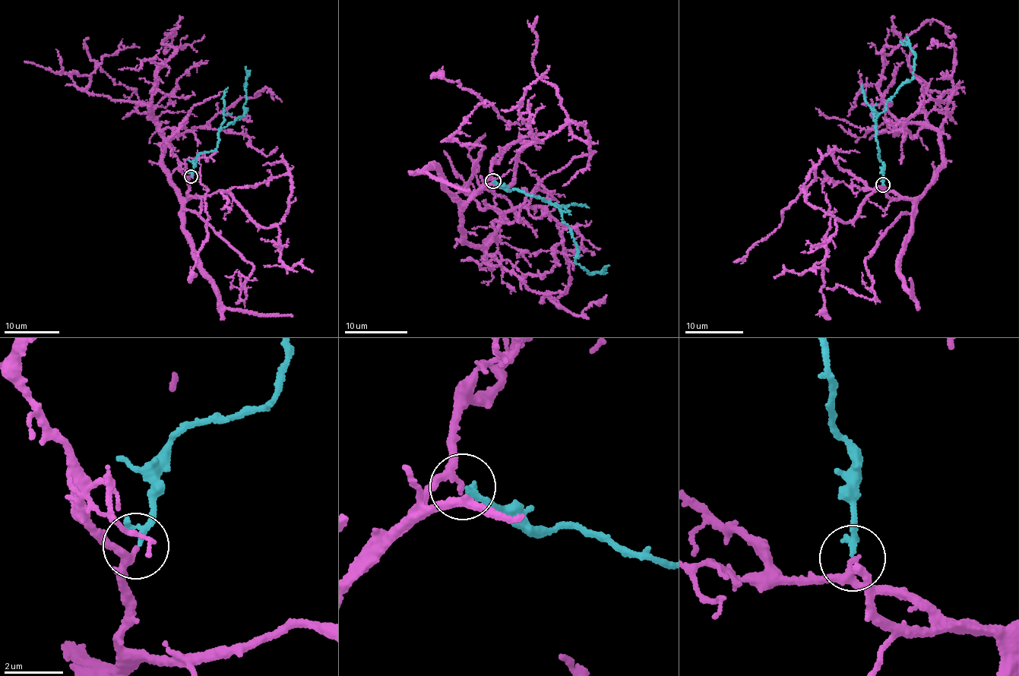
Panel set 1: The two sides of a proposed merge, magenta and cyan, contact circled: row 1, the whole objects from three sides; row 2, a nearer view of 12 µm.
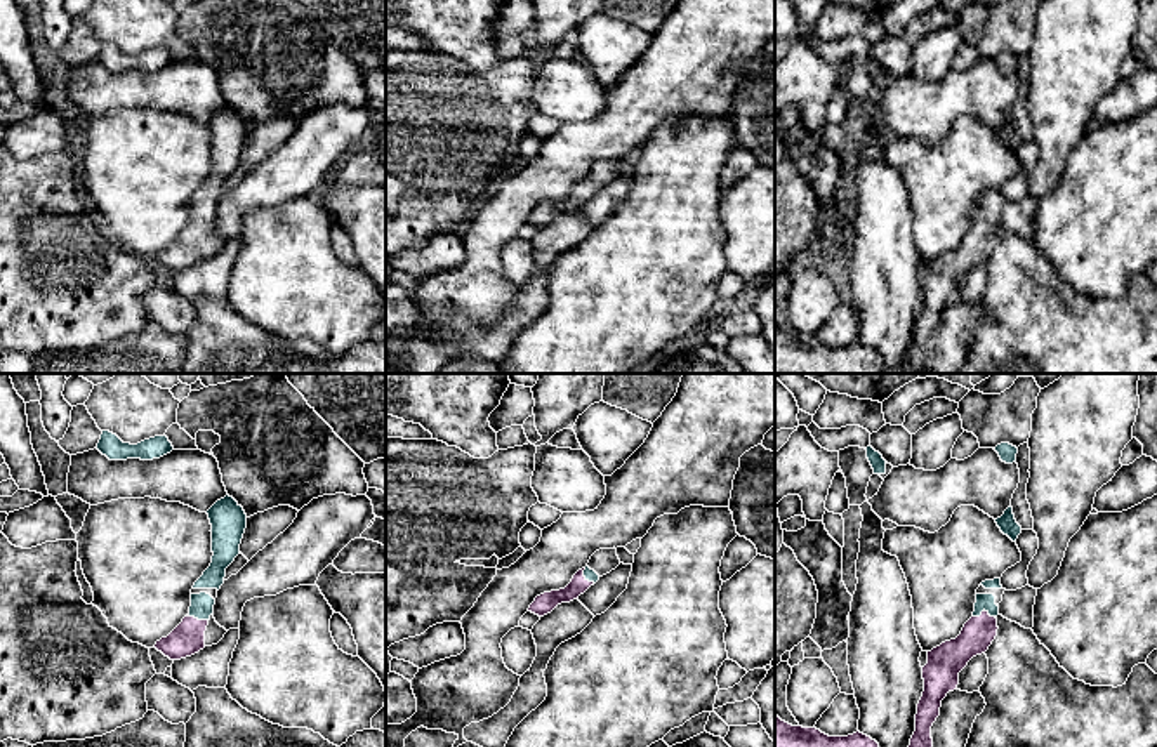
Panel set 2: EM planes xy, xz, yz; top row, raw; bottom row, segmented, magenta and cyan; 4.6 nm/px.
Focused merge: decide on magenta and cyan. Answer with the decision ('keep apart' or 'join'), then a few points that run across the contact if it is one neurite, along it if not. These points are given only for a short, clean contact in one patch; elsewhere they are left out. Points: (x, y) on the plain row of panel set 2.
join; line yz (978, 244), (984, 235), (984, 221), (984, 212)

